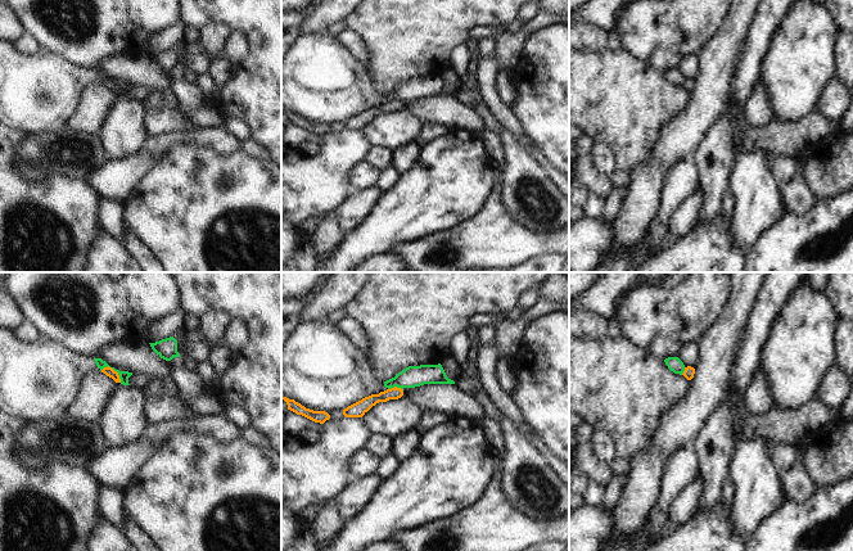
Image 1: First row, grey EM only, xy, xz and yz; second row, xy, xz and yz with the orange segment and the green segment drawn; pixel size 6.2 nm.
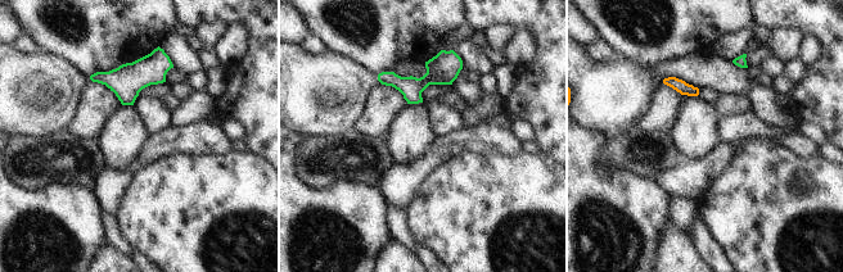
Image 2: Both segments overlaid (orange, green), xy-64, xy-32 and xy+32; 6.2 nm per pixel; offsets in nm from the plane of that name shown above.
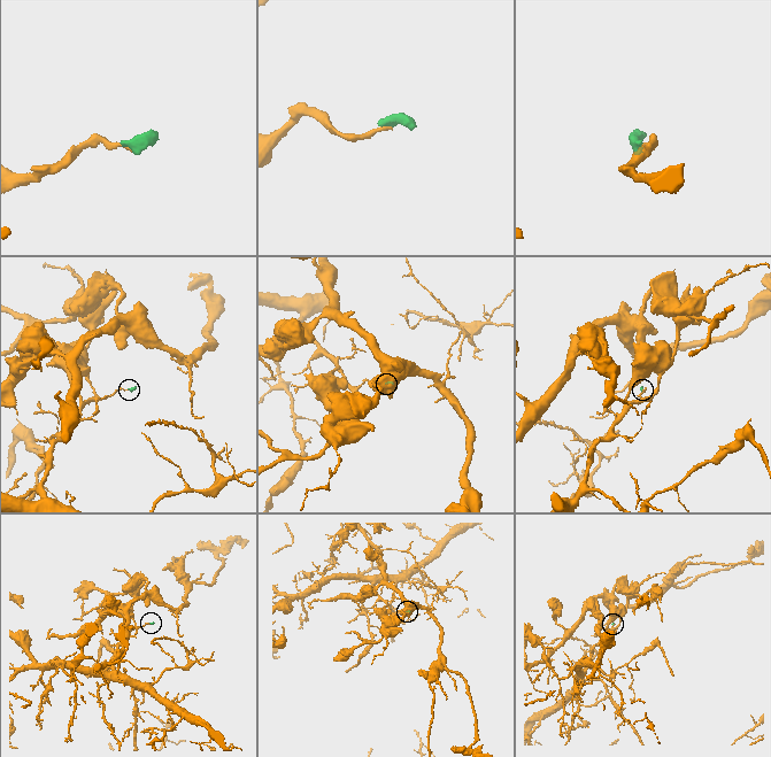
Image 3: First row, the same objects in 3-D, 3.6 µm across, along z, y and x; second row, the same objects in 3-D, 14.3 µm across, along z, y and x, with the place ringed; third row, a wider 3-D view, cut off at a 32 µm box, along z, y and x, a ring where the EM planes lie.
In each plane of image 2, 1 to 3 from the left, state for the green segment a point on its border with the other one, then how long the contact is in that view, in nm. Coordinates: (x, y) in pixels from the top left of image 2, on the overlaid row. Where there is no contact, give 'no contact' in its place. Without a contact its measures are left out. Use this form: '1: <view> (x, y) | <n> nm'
1: no contact
2: no contact
3: no contact

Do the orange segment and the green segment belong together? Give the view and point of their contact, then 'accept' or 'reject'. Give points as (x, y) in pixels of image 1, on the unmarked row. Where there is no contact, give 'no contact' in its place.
xy (112, 81) | reject

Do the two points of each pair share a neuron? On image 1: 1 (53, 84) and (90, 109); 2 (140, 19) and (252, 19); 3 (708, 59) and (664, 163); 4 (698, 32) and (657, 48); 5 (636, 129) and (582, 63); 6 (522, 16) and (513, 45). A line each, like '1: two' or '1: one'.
1: two
2: two
3: one
4: one
5: one
6: two

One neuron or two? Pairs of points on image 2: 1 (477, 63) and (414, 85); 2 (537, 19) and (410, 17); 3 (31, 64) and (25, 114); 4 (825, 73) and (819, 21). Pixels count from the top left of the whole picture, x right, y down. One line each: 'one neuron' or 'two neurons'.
1: two neurons
2: two neurons
3: one neuron
4: one neuron

